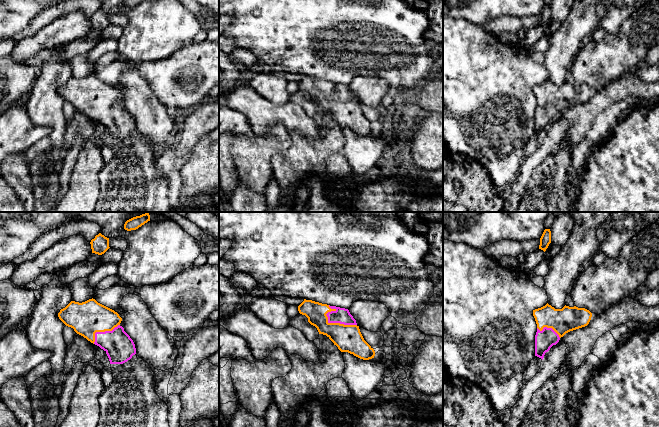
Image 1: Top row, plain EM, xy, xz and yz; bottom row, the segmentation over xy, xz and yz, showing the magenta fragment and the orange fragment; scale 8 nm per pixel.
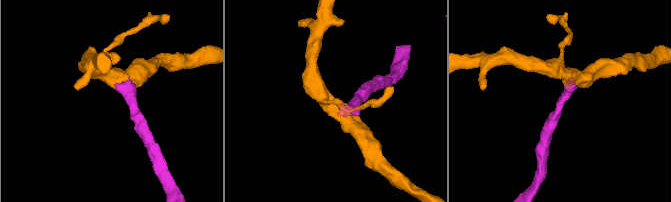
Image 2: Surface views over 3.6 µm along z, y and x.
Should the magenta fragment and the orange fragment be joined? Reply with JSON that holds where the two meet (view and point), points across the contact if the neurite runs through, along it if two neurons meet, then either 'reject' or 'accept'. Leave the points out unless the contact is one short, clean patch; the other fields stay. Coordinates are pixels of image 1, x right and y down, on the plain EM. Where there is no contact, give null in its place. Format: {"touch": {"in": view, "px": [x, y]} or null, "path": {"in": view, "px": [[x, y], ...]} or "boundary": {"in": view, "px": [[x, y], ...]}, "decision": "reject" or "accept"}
{"touch": {"in": "xz", "px": [334, 98]}, "path": {"in": "xz", "px": [[341, 91], [334, 98], [348, 114]]}, "decision": "accept"}

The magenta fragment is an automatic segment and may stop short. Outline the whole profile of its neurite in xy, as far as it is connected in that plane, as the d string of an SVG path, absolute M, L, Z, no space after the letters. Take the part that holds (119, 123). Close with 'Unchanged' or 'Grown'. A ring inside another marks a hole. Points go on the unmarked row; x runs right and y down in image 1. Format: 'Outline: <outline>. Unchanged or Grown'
Outline: M93 74L82 79L71 77L60 86L58 93L77 110L103 125L110 140L123 140L136 130L133 116L120 101L119 90Z. Grown

